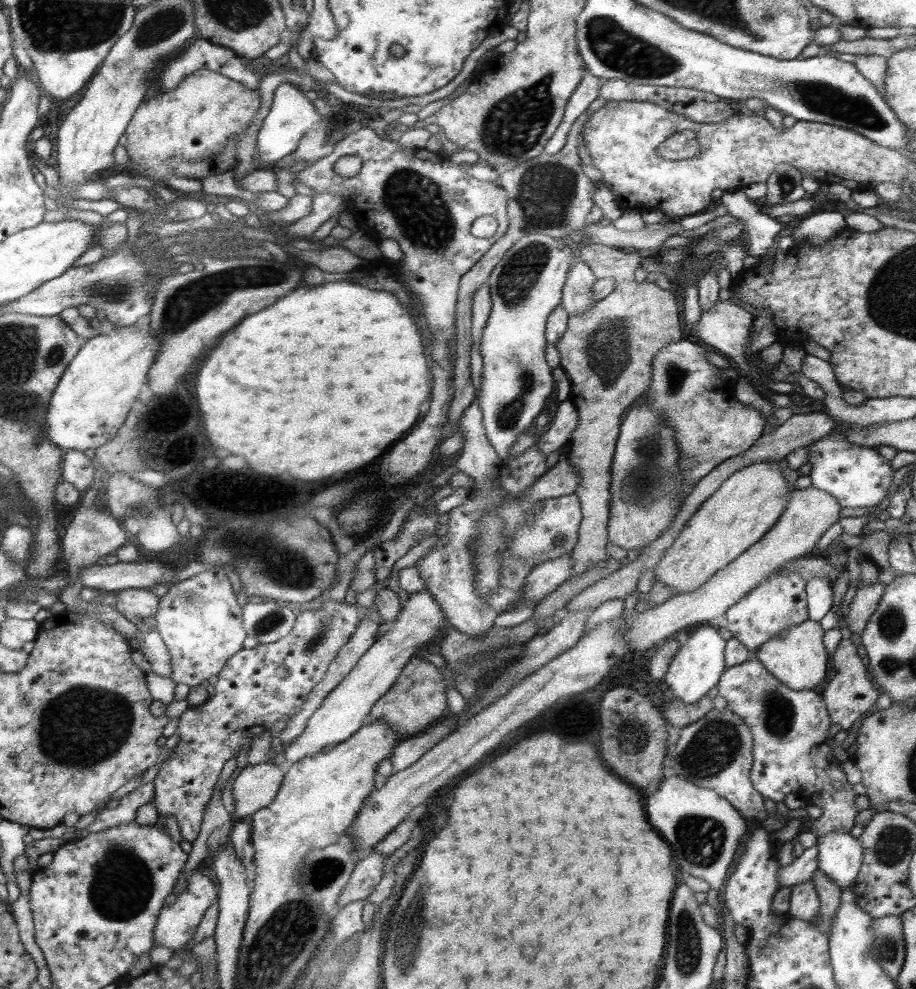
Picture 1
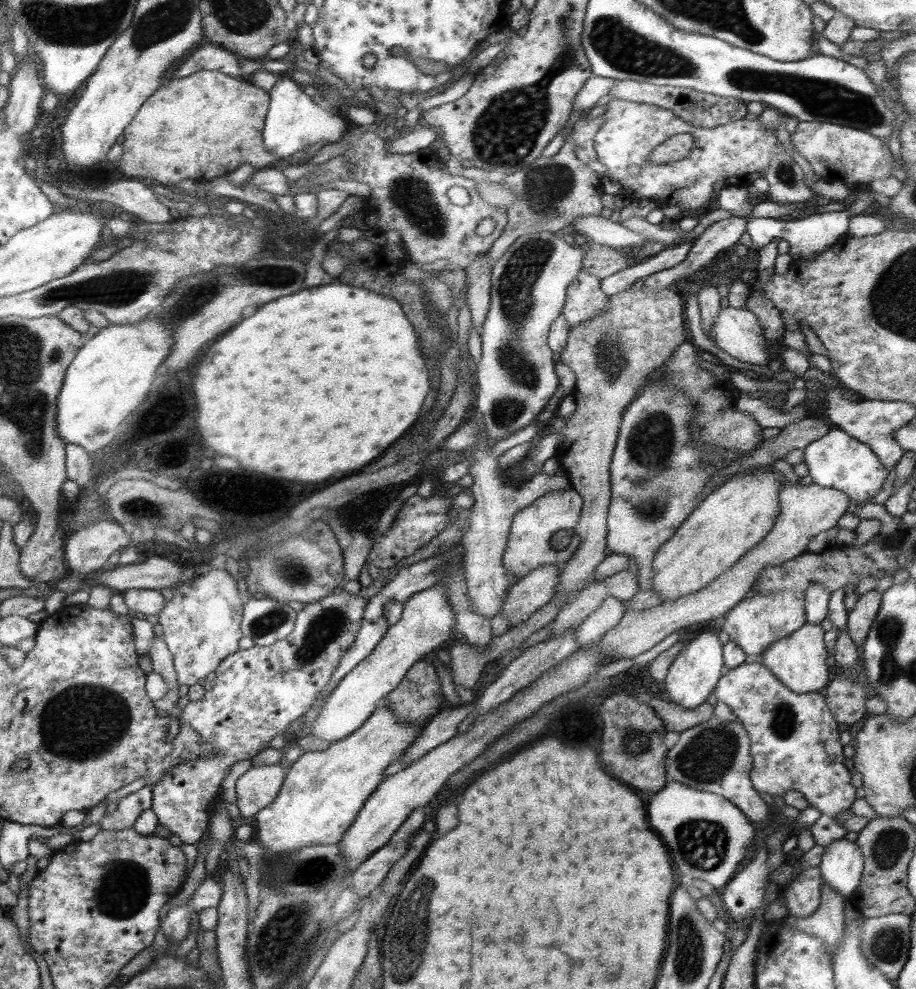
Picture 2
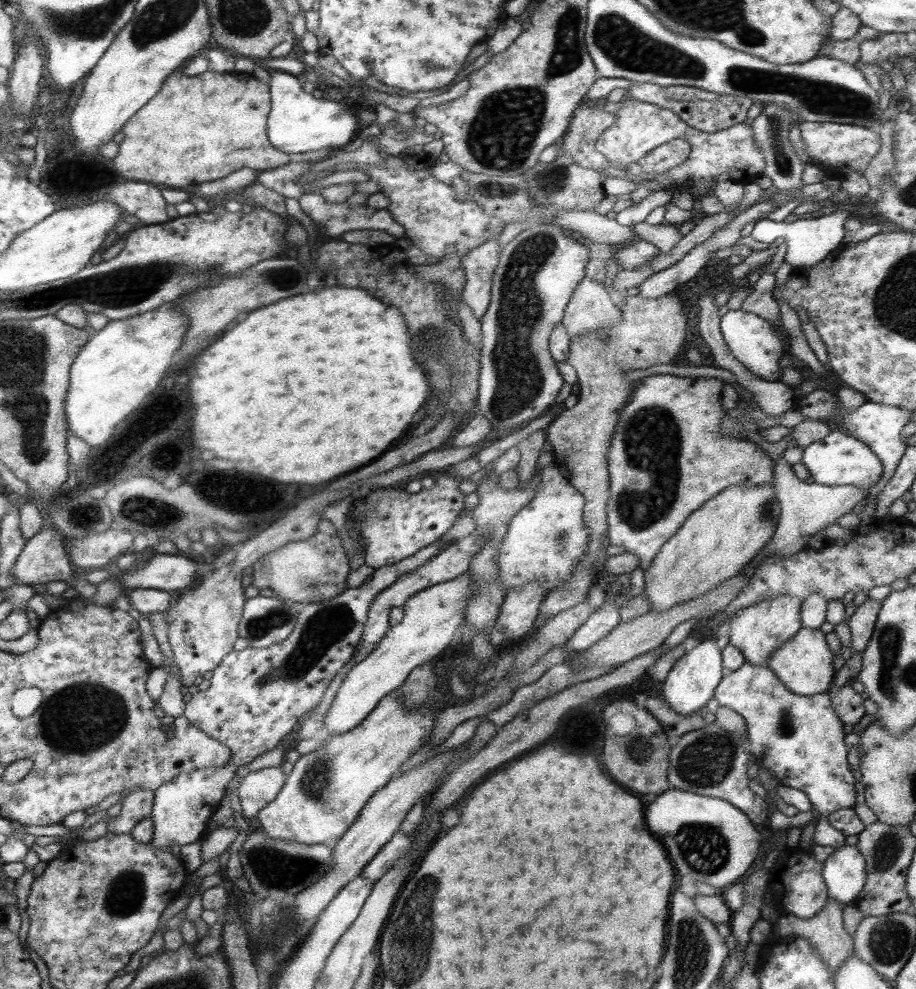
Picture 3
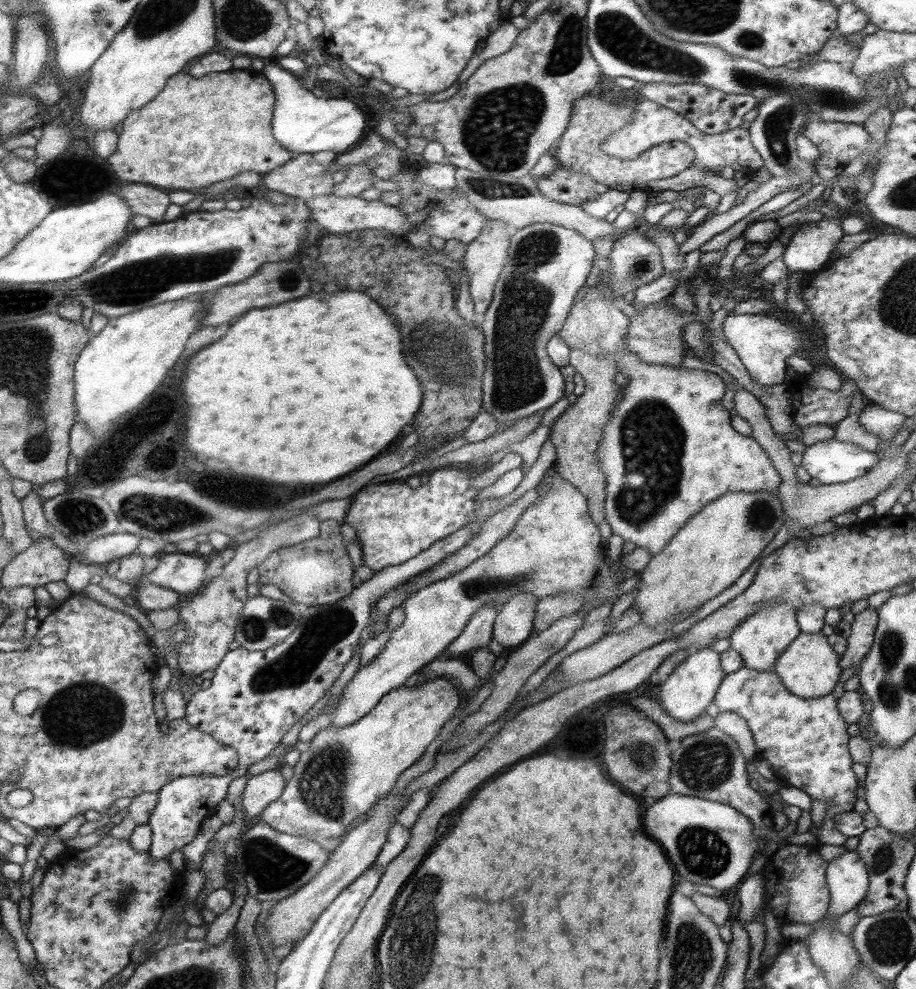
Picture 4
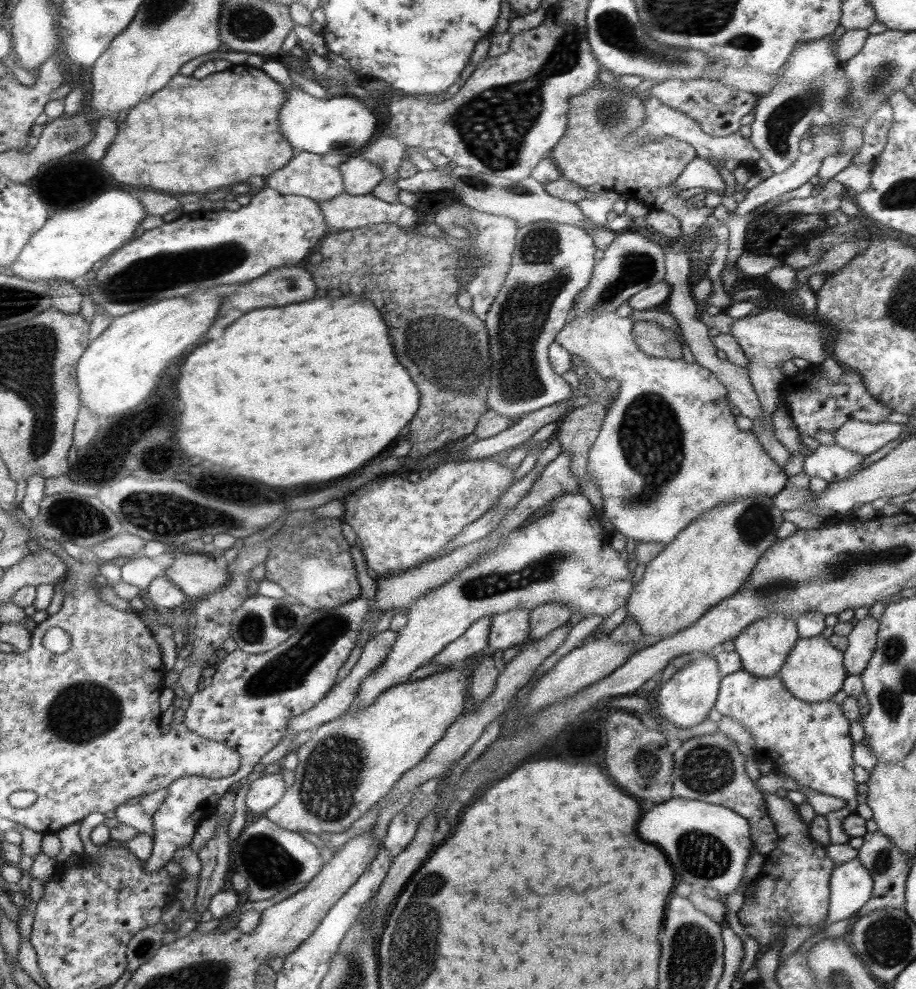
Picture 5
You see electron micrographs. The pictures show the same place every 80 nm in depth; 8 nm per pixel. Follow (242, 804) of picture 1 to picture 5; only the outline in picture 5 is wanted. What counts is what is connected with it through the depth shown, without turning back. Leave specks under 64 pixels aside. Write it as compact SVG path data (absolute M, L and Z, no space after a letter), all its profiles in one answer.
M281 773L255 775L250 778L250 790L246 795L246 806L252 813L260 813L272 808L285 793Z

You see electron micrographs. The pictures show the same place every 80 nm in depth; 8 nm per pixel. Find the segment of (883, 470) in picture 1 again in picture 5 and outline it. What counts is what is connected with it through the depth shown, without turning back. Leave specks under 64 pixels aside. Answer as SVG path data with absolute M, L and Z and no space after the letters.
M836 443L830 446L821 444L814 449L814 453L804 457L804 473L809 477L818 476L833 483L862 470L862 461L865 457L857 452L850 452Z

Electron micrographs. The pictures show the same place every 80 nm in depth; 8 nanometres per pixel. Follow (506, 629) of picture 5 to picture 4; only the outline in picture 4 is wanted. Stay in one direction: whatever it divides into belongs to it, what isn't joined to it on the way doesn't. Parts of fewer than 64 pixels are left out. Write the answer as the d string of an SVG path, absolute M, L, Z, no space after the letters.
M518 593L500 606L493 624L493 638L506 646L519 646L533 634L533 620L539 599L532 593Z

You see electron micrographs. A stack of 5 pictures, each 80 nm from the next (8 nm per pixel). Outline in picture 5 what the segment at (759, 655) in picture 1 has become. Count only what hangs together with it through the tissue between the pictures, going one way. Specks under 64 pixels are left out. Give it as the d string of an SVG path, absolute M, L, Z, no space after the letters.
M821 634L812 638L799 638L786 657L782 669L778 671L778 676L785 687L800 700L812 703L830 701L841 690L848 675L842 662L843 653L836 650L829 639Z

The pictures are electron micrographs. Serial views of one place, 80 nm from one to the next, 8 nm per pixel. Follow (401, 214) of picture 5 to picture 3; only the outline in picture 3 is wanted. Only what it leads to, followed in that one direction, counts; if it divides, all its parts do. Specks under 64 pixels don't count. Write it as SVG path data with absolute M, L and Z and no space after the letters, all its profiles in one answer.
M320 192L311 194L304 194L298 198L302 210L311 218L318 226L324 226L328 236L336 238L343 232L350 230L382 230L387 232L390 236L397 238L397 243L404 241L405 230L404 227L395 221L395 218L386 210L372 209L367 204L356 205L352 208L348 203L331 203L321 196Z

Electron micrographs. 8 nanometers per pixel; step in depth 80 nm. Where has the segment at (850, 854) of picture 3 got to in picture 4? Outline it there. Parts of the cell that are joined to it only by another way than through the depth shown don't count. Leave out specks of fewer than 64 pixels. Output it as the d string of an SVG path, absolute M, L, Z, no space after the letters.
M845 850L838 858L830 860L826 869L830 891L827 916L838 918L856 908L864 900L869 876L864 861L856 850Z

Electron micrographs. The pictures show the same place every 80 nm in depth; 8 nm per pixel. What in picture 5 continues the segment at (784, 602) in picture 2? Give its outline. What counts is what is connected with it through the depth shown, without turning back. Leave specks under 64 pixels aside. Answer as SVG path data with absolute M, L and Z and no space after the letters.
M778 612L756 620L732 641L735 651L740 655L742 669L754 676L768 678L778 675L778 671L782 669L786 657L798 639L795 621Z

